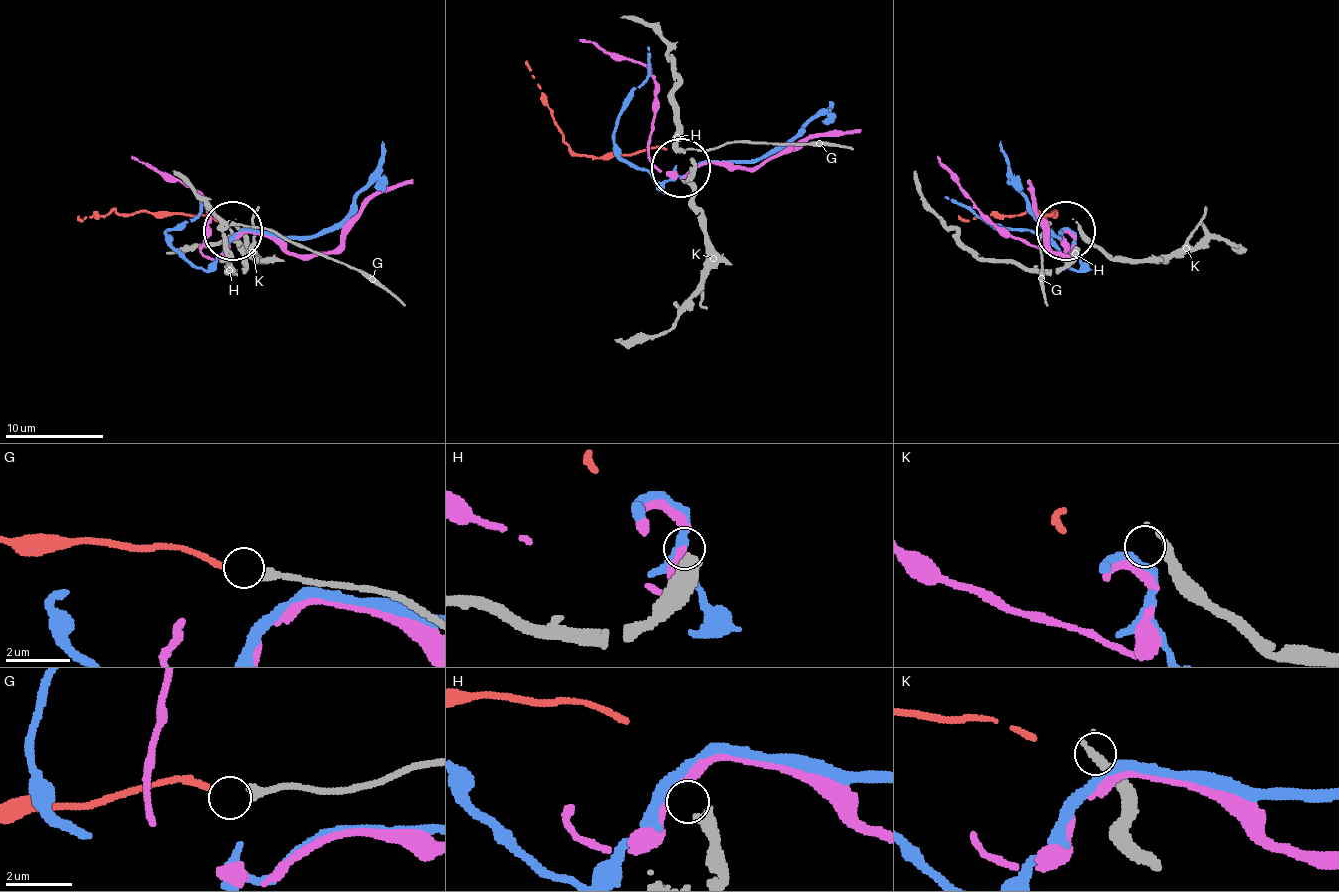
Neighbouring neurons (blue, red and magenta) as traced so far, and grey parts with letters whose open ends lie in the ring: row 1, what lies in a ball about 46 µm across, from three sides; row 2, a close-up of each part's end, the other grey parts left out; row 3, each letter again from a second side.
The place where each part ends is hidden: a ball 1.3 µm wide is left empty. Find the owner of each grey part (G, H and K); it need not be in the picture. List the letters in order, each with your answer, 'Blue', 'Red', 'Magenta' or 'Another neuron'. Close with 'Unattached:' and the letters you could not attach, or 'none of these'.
G: Red
H: Another neuron
K: Another neuron
Unattached: H, K

